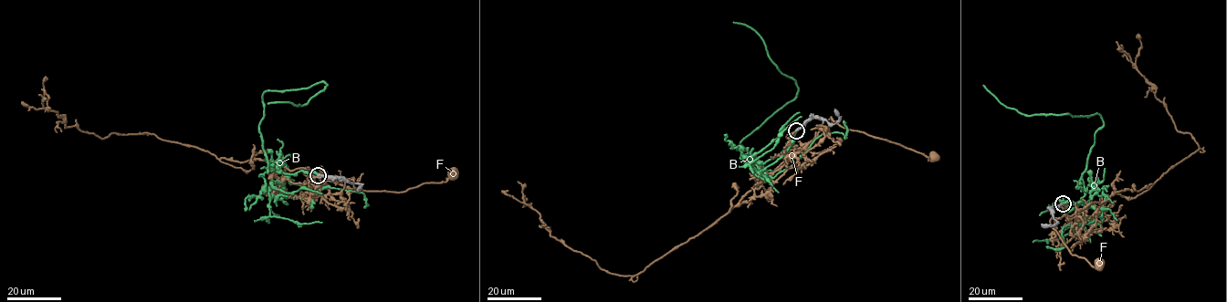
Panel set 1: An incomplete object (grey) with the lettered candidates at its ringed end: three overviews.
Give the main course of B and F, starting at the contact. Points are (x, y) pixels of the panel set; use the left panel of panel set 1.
B: (319, 174), (283, 172), (271, 161), (269, 167), (259, 126), (263, 93), (327, 84), (303, 106), (267, 104)
F: (319, 177), (309, 183), (310, 191), (331, 177), (353, 178), (354, 187), (397, 192), (446, 181), (453, 173)

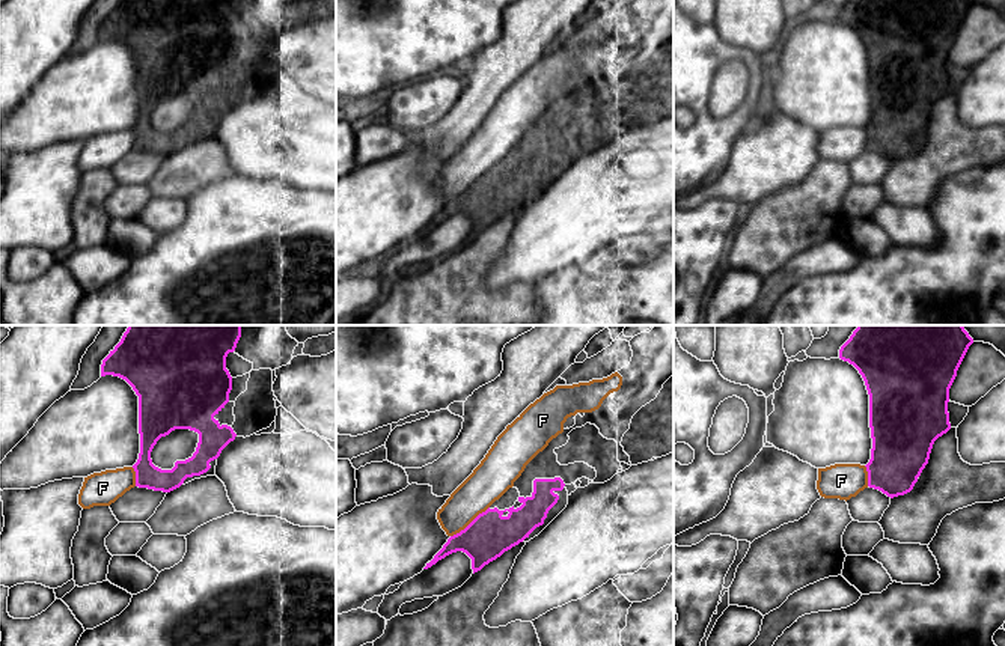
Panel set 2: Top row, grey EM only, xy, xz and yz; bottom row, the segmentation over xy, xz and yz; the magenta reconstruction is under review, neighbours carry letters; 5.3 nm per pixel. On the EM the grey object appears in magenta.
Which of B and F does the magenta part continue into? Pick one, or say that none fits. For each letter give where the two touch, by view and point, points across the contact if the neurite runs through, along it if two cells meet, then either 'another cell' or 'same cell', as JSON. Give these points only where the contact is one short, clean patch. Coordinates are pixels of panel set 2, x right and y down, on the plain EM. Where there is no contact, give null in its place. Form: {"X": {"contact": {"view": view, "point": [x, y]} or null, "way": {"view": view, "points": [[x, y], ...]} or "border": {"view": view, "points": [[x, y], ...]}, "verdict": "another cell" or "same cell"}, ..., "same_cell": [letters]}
{"B": {"contact": null, "verdict": "another cell"}, "F": {"contact": {"view": "xz", "point": [470, 185]}, "border": {"view": "xz", "points": [[488, 169], [451, 199]]}, "verdict": "another cell"}, "same_cell": []}

